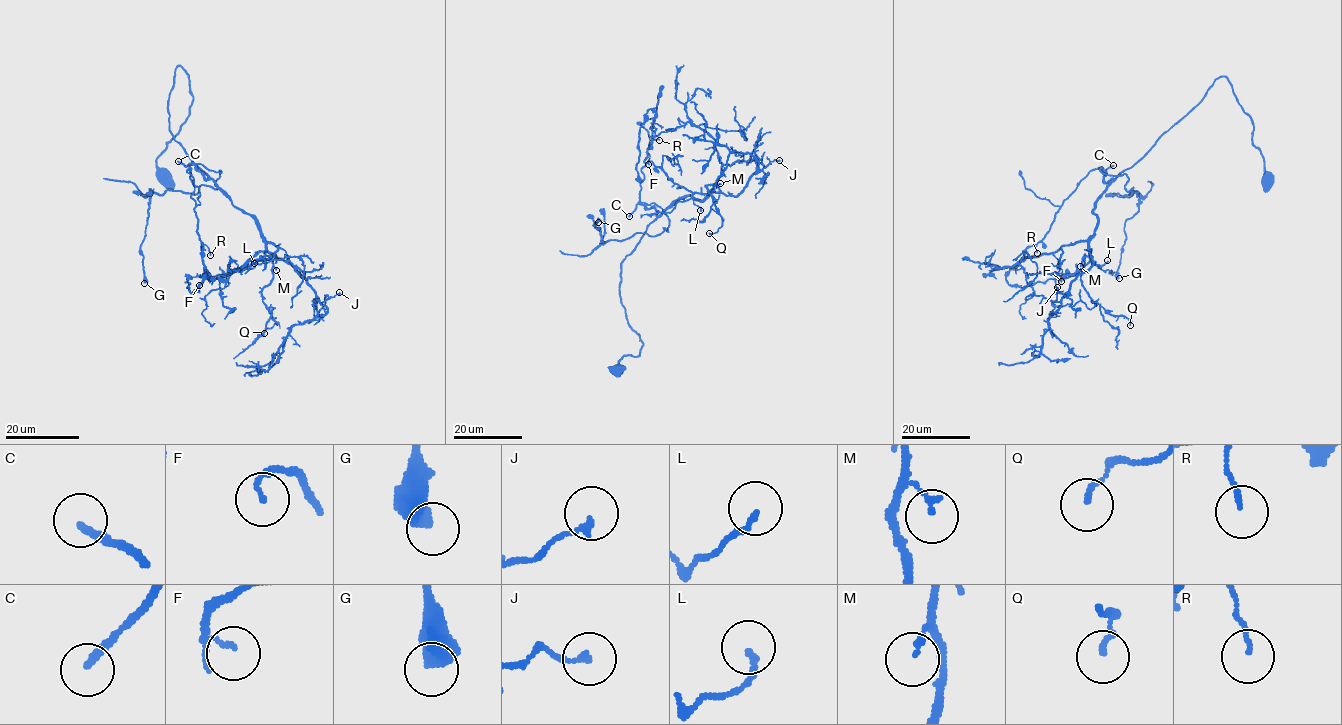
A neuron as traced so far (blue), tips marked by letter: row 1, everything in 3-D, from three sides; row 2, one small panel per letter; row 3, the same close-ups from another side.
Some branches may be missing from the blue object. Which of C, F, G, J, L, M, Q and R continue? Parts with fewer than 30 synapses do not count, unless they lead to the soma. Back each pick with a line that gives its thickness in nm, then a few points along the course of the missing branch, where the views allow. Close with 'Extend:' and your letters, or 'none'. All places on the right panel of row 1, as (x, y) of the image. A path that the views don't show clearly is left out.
C: 200 nm thick; missing branch runs (1113, 165), (1121, 160), (1157, 117), (1169, 80), (1172, 61), (1182, 40), (1184, 20), (1179, 2)
Extend: C

